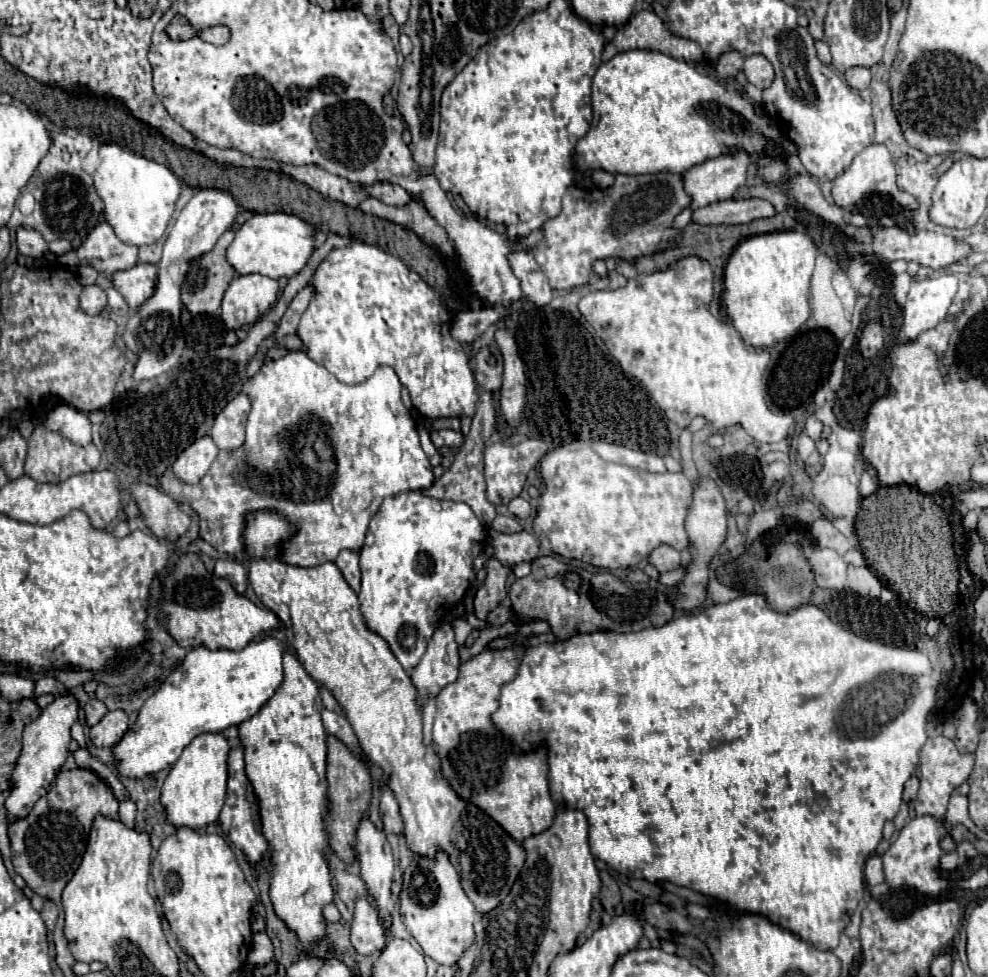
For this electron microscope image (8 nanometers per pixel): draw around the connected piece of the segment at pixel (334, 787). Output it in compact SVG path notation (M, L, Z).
M335 736L327 738L327 800L329 800L329 810L325 812L323 820L325 820L329 846L337 852L341 860L351 862L357 824L369 816L371 778L367 768L359 762L359 758L355 758L355 754Z

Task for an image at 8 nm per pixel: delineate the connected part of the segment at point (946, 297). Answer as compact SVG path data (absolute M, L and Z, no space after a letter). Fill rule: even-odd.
M939 274L913 282L903 310L903 336L915 340L921 332L935 328L947 316L947 308L955 294L957 278L953 274Z

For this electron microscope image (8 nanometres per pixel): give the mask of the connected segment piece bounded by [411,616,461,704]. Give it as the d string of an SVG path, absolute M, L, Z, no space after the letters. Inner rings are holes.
M447 616L447 618L439 624L439 628L435 630L435 636L433 636L433 638L429 640L429 644L427 644L427 652L423 654L423 660L415 666L415 670L413 670L413 674L411 674L411 680L413 680L415 688L419 690L419 700L421 700L421 704L423 704L423 700L425 700L427 696L437 696L437 692L439 692L443 686L455 682L457 676L459 676L461 658L459 658L459 644L455 642L455 632L453 632L453 624L451 624L453 620L455 620L455 616Z

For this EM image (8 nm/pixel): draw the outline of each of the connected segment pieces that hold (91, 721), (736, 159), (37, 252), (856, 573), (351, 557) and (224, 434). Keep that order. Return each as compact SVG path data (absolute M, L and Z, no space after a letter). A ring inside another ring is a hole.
M91 698L83 710L85 710L85 720L89 726L95 726L107 714L107 706L97 698Z
M747 152L723 154L705 160L683 174L685 192L691 196L691 208L709 206L713 202L733 198L735 190L745 182L751 156Z
M19 228L17 230L17 250L23 256L39 258L47 252L47 242L43 240L43 236L39 236L39 232L31 228Z
M863 566L863 568L849 568L849 588L855 590L861 596L869 596L869 598L879 598L883 584L879 582L879 578L873 574L871 568Z
M343 550L337 560L335 560L337 568L341 570L343 578L347 580L347 584L359 592L361 588L361 572L359 572L359 554L357 552L351 552L351 550Z
M237 394L215 418L211 438L217 448L239 448L245 440L245 418L251 410L251 402L245 394Z

